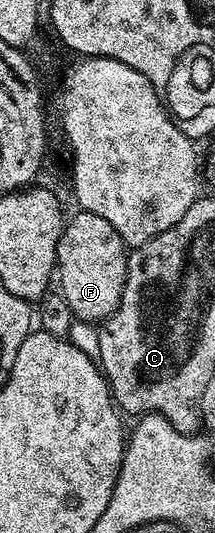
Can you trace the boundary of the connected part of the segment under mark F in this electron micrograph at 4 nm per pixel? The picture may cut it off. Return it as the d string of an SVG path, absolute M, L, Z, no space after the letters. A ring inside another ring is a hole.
M79 209L77 213L71 218L69 215L58 241L56 282L62 285L62 299L79 323L101 324L120 304L126 279L128 247L122 241L120 232L116 232L104 216L96 216L84 209Z

